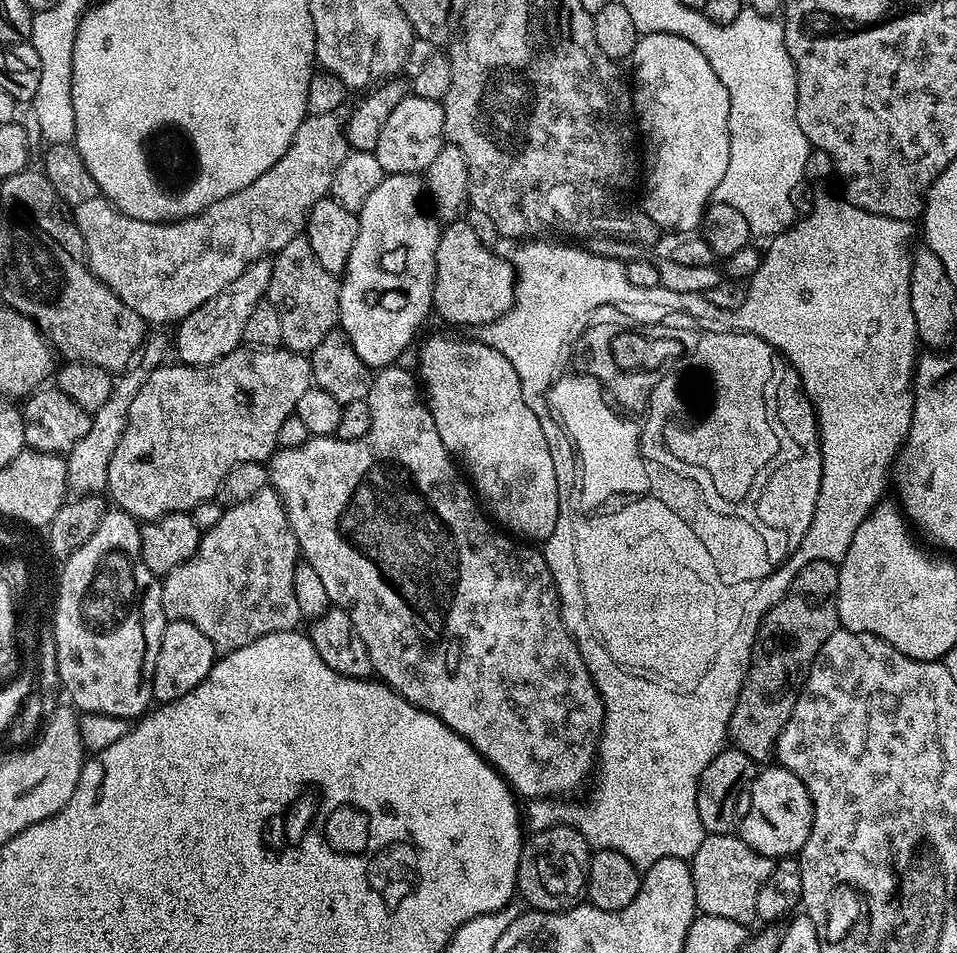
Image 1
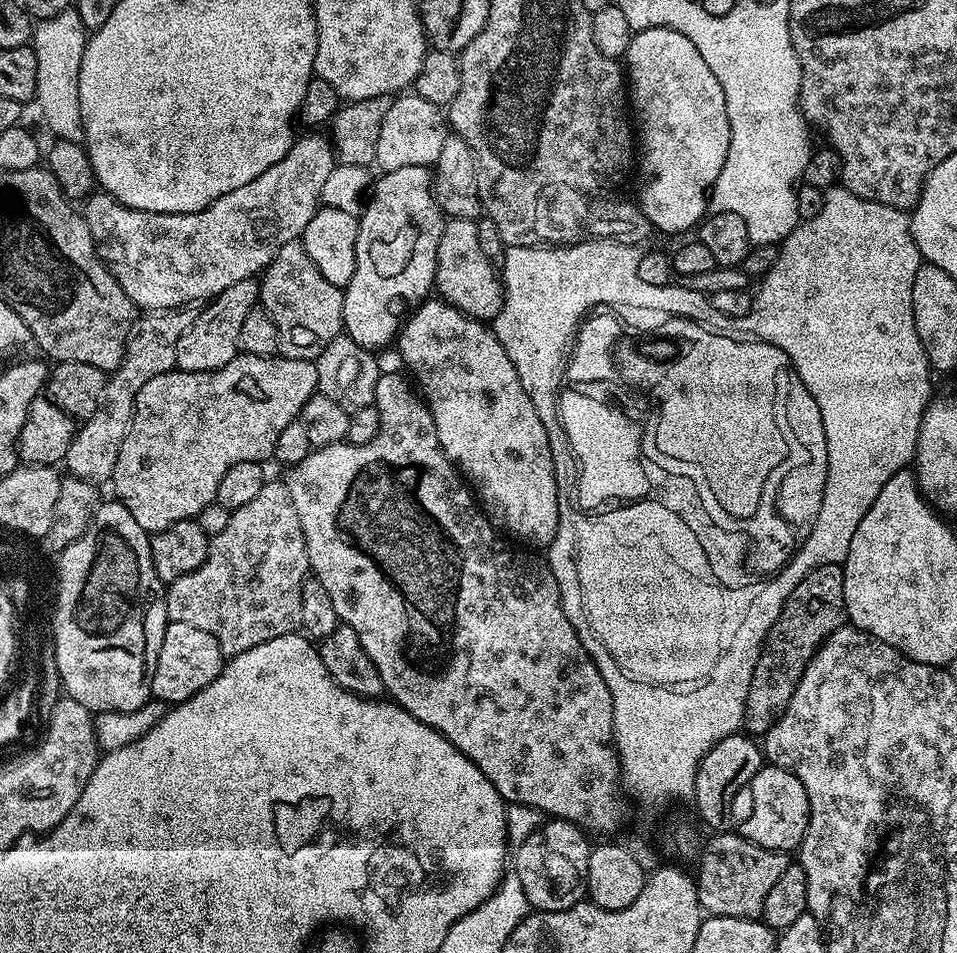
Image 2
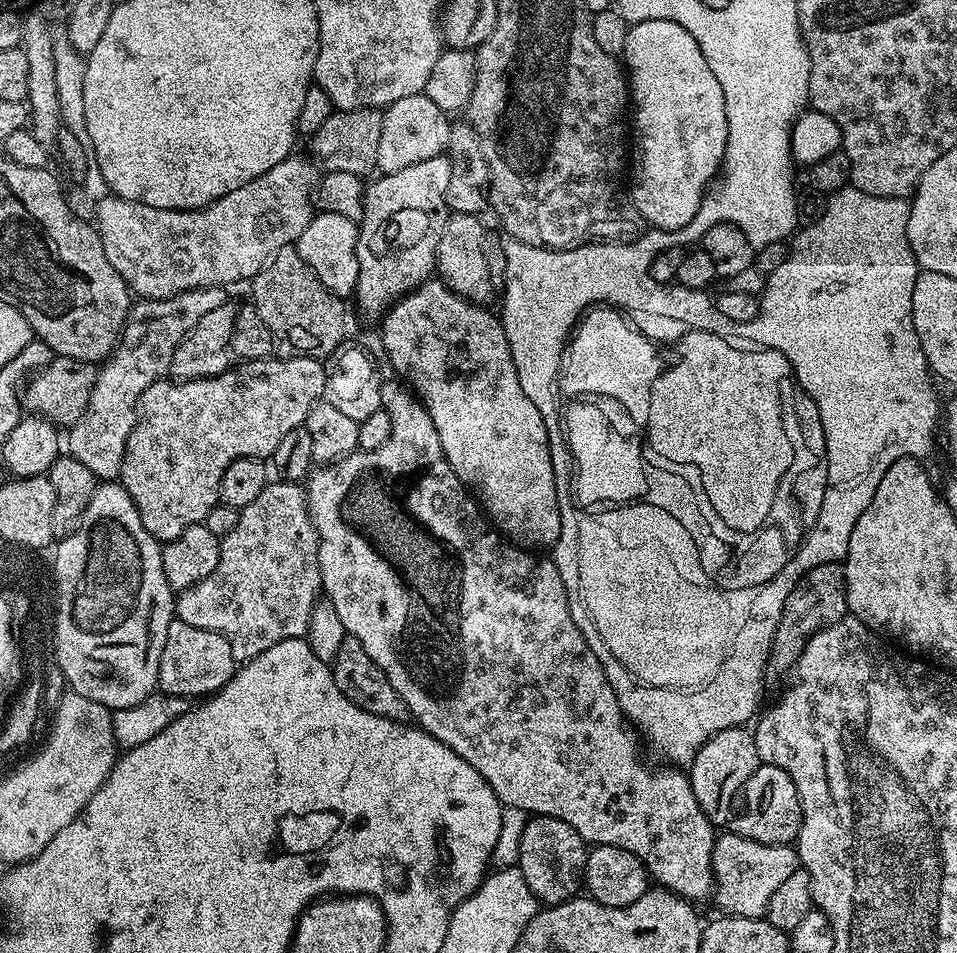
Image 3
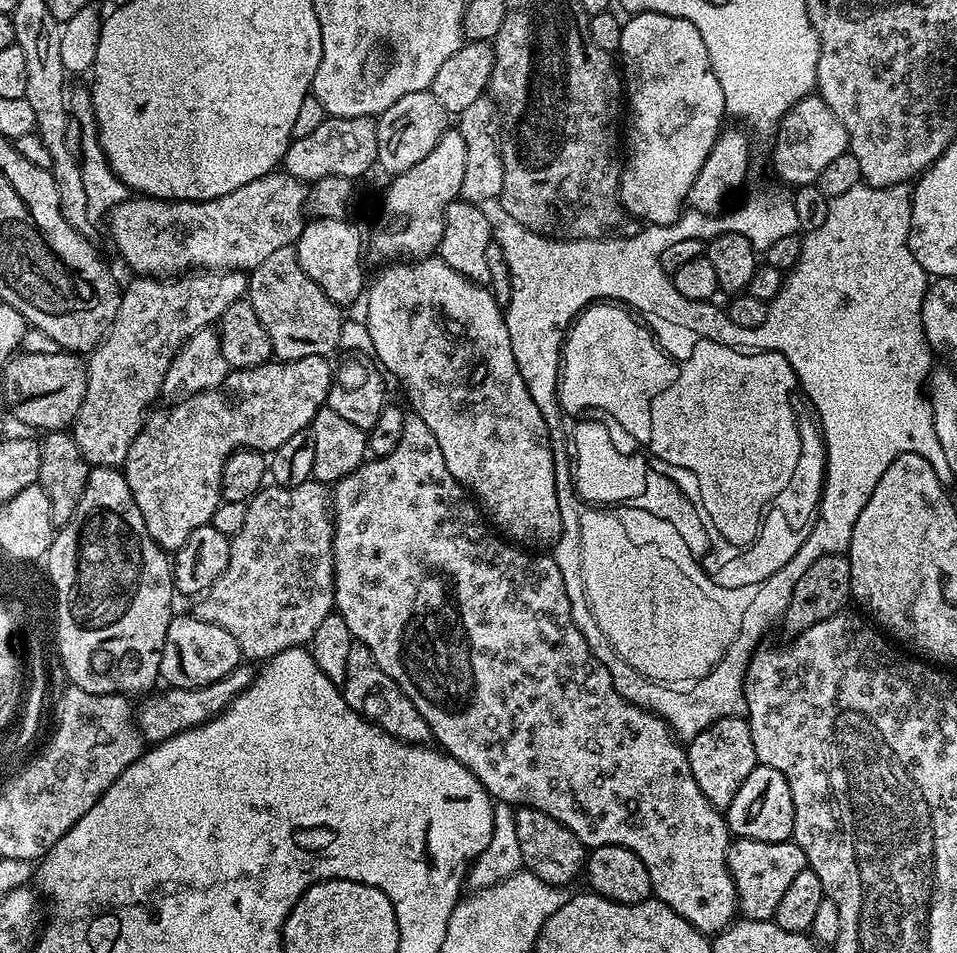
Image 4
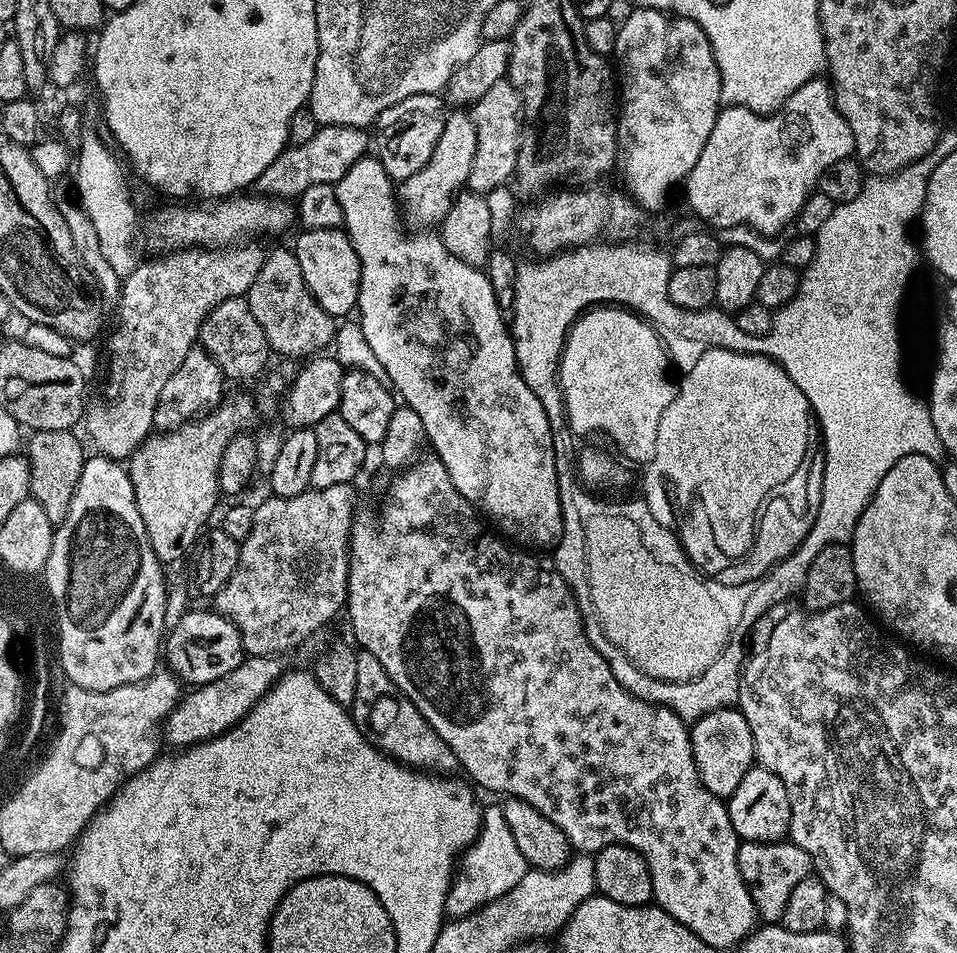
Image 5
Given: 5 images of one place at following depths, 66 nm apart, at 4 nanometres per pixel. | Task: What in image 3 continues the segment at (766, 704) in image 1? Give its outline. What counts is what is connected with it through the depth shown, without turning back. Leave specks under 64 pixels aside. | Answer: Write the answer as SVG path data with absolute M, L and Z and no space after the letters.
M843 563L819 564L810 570L808 575L786 598L786 606L782 610L782 618L778 622L778 630L774 634L772 649L768 655L767 671L776 676L783 677L792 671L792 667L798 662L806 642L814 634L818 634L823 628L831 624L837 624L845 616L849 615L848 603L844 587L846 586L846 574Z

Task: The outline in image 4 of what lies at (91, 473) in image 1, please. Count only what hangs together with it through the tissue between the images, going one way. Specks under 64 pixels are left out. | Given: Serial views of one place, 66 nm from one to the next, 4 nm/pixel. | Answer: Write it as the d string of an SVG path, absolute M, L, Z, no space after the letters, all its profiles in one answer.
M193 270L175 278L141 276L133 281L129 288L125 287L121 291L118 314L104 341L87 357L86 398L82 398L76 420L70 425L82 458L89 466L97 468L119 469L123 465L126 454L130 454L130 446L134 446L134 438L138 438L153 407L152 399L161 395L160 387L176 351L194 334L198 334L198 330L219 321L220 315L230 310L234 302L245 299L248 291L248 276L240 270Z

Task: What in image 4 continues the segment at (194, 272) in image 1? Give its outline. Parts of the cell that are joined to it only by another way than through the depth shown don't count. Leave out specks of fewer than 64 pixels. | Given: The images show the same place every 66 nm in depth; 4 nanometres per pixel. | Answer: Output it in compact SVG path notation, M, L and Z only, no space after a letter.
M277 170L254 182L246 182L246 186L238 186L234 194L213 200L153 200L151 196L137 195L111 210L108 228L117 254L136 271L137 277L175 278L193 270L251 270L266 262L274 250L295 245L306 223L307 198L305 181Z

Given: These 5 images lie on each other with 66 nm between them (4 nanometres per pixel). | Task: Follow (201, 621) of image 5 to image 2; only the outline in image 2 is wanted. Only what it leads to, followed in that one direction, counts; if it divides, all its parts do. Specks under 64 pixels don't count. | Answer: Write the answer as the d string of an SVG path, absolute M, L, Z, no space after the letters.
M169 620L162 634L162 650L158 650L158 662L154 666L152 695L169 706L180 704L198 694L198 690L210 686L225 663L224 651L222 646L218 646L214 634L206 634L206 630L197 630L187 622Z

